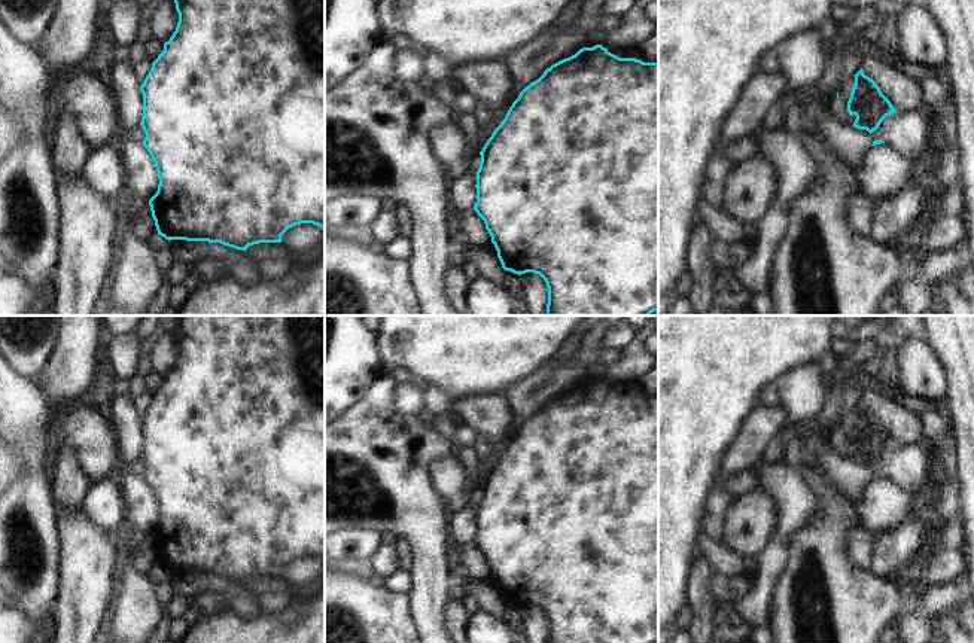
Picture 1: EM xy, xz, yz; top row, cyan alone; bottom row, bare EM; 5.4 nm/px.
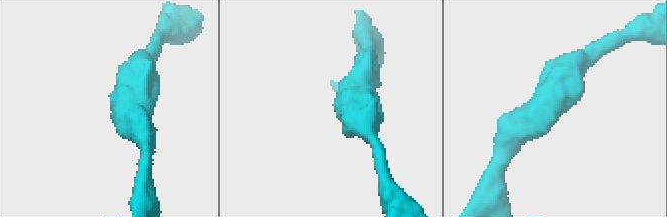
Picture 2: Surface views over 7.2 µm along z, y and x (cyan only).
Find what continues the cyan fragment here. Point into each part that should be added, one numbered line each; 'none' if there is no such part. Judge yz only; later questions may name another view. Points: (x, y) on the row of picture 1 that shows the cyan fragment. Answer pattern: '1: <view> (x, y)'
none

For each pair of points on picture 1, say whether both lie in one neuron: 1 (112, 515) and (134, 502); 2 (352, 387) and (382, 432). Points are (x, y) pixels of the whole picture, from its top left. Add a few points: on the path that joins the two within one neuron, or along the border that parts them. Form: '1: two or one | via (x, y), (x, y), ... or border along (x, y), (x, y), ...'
1: two | border along (118, 485), (124, 502), (125, 524)
2: two | border along (382, 375), (340, 416)

